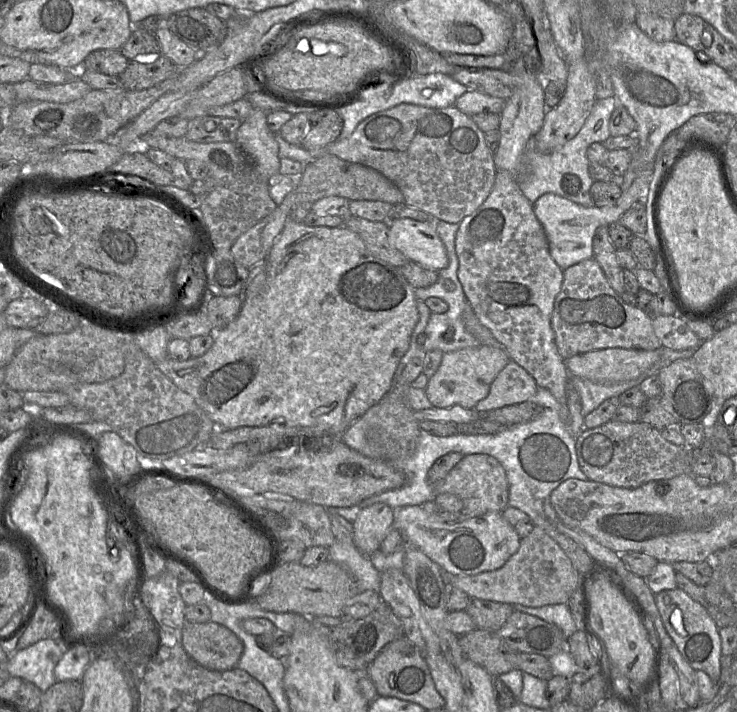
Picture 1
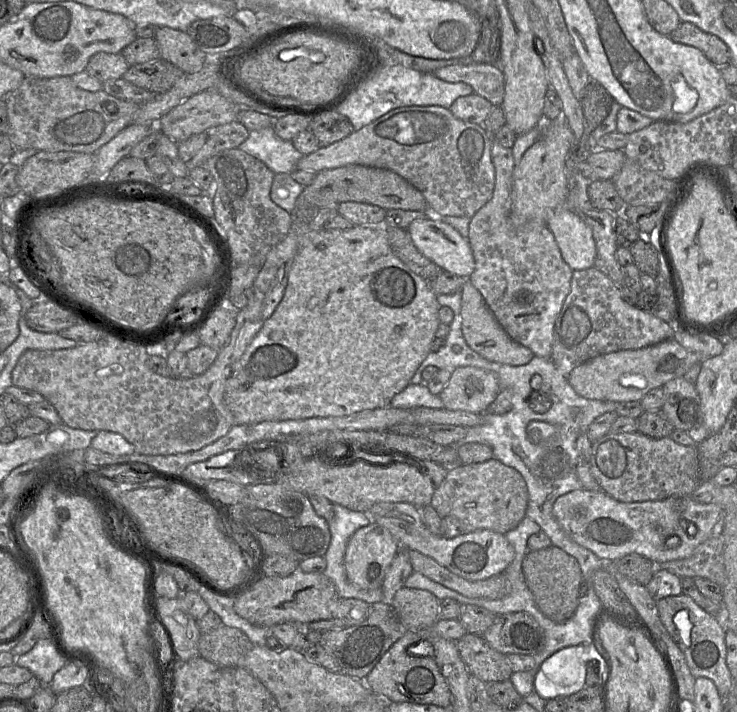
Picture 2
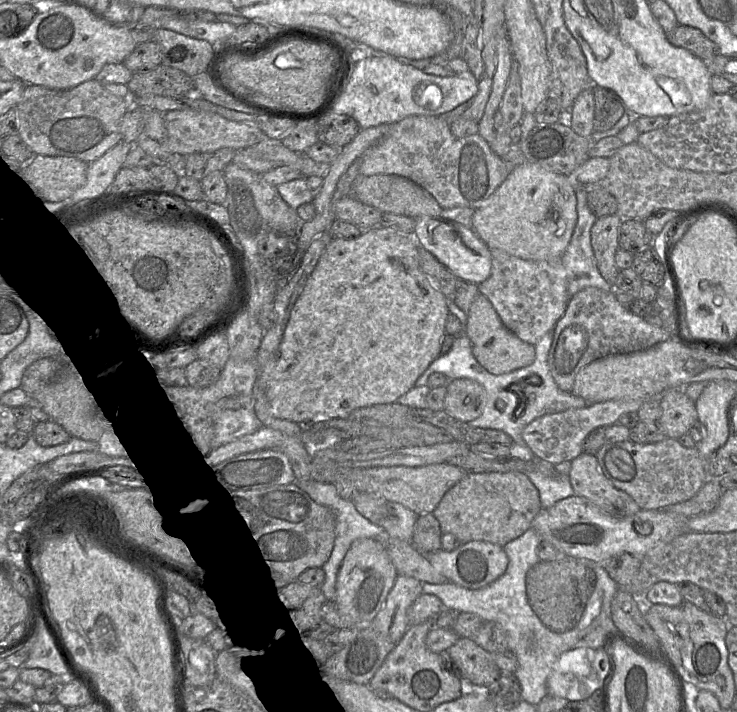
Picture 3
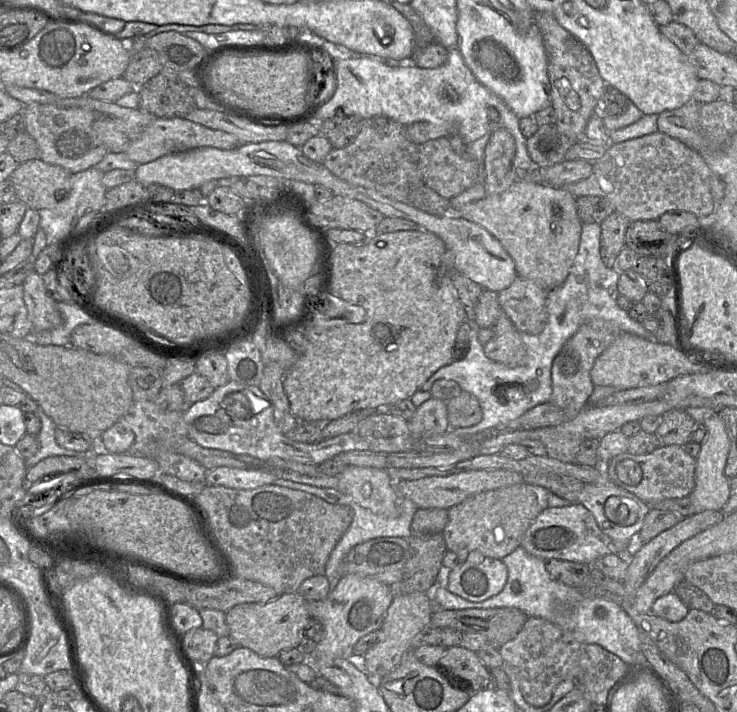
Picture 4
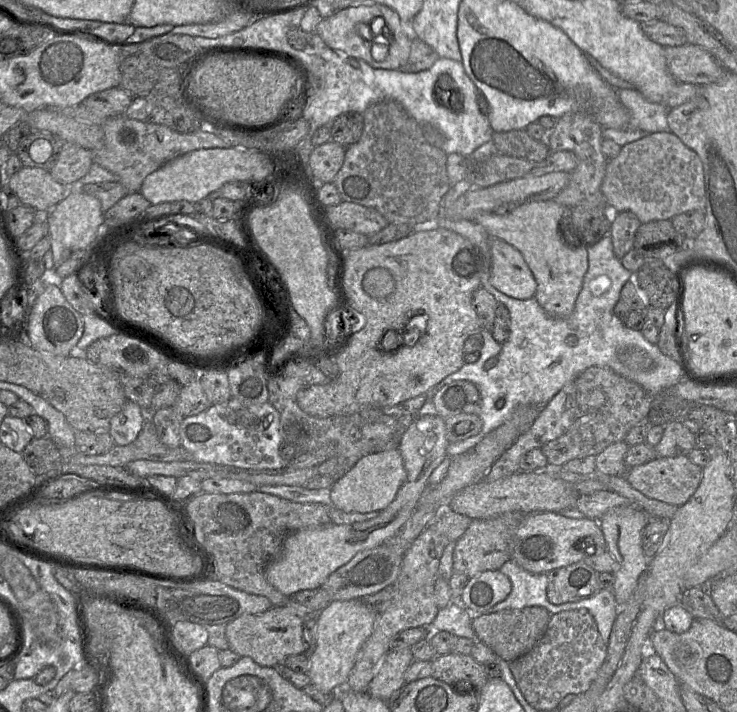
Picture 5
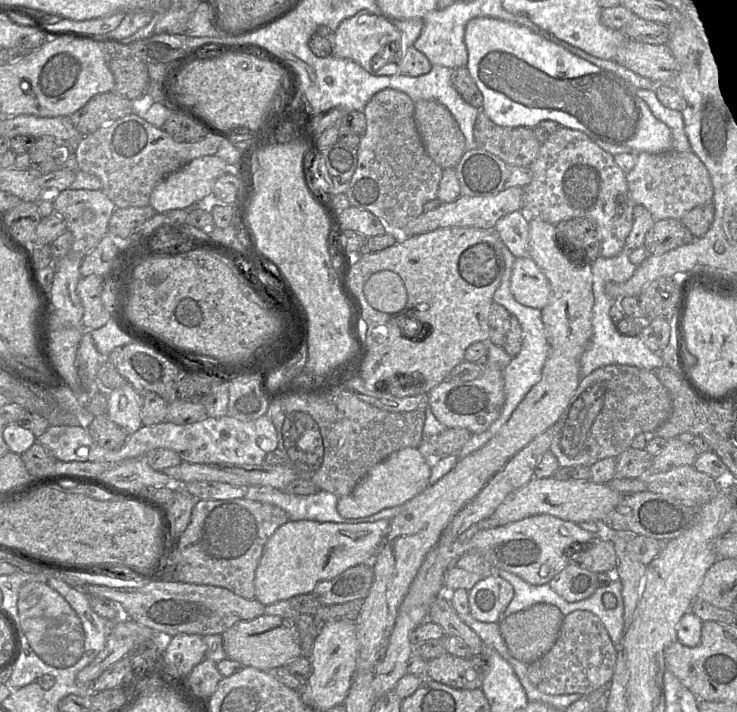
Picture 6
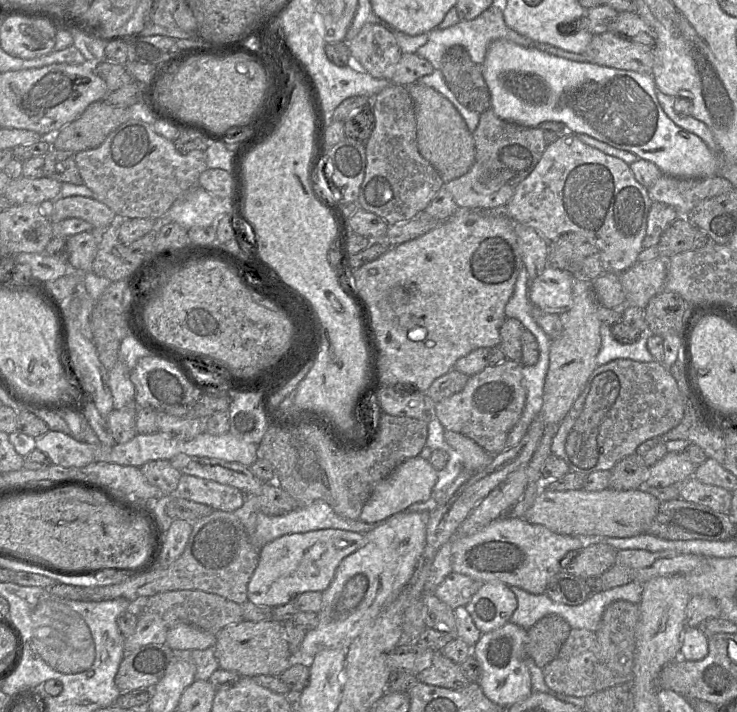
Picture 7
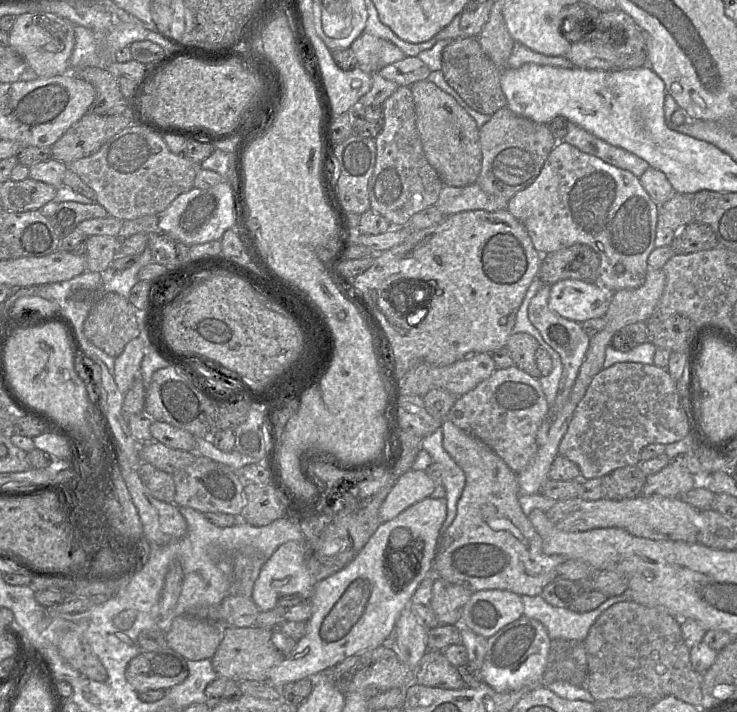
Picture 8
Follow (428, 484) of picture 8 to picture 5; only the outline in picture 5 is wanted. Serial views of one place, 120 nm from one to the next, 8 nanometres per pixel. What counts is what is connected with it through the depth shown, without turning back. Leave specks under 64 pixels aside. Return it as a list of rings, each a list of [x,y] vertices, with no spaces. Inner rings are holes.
[[[398,448],[373,453],[361,458],[353,468],[335,480],[330,487],[336,508],[349,513],[382,511],[395,498],[406,479],[403,458]]]

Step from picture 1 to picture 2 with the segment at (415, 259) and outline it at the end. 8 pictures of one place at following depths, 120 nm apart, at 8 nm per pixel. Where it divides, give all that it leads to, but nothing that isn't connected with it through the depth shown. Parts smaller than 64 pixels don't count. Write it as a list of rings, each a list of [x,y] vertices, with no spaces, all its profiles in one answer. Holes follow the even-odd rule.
[[[435,216],[417,219],[407,228],[415,247],[440,269],[468,279],[475,268],[469,241]]]

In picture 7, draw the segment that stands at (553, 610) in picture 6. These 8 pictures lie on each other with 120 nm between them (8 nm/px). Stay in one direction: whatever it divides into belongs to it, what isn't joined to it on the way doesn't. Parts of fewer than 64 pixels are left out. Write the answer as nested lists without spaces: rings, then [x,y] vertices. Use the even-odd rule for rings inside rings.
[[[556,614],[544,616],[527,629],[524,642],[526,656],[543,668],[557,656],[570,630],[562,617]]]

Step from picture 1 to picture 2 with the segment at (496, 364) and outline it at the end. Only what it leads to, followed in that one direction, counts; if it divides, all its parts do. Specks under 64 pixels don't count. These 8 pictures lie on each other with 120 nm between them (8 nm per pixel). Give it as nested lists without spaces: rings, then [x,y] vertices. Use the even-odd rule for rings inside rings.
[[[464,366],[451,372],[439,398],[446,409],[484,413],[488,411],[499,391],[499,381],[494,372]]]

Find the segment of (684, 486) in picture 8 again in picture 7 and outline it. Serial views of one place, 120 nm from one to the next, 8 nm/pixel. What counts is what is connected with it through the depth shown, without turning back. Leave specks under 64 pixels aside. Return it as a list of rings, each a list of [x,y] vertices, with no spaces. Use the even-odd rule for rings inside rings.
[[[667,452],[650,467],[646,487],[667,487],[694,476],[696,466],[682,452]]]

